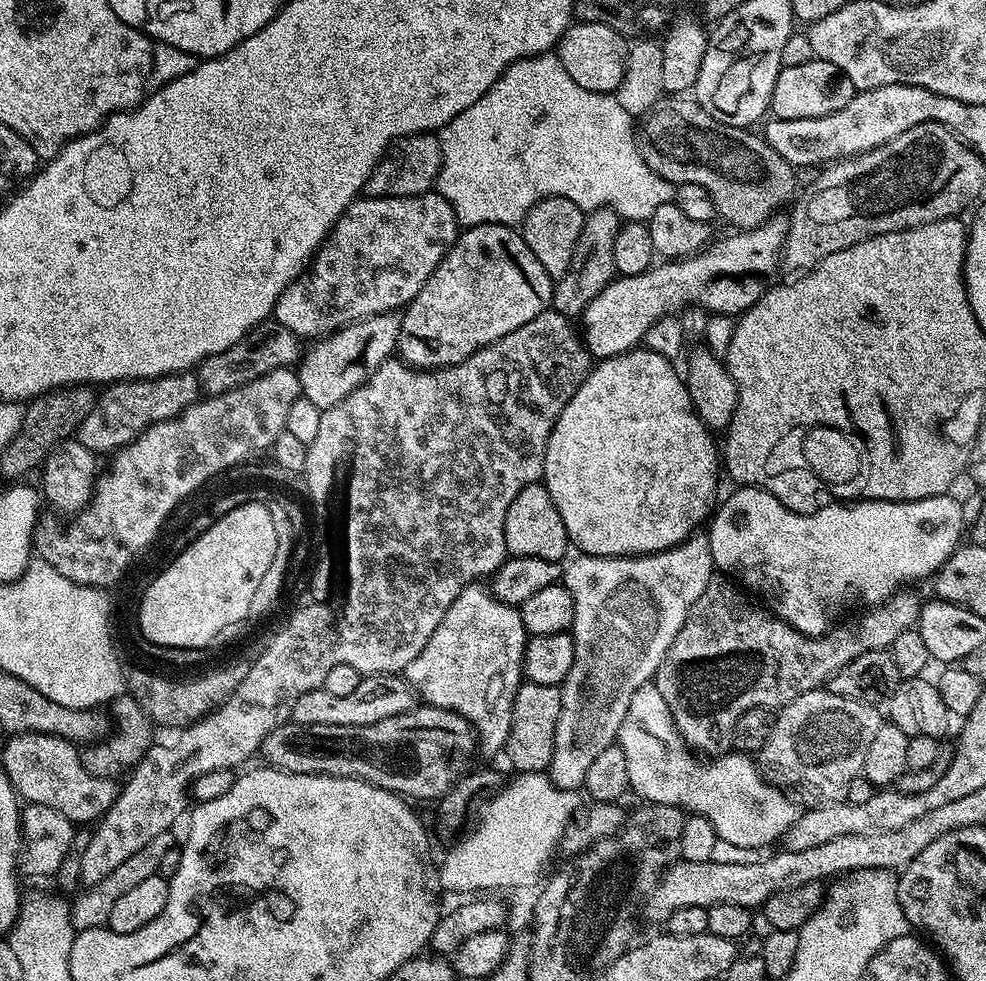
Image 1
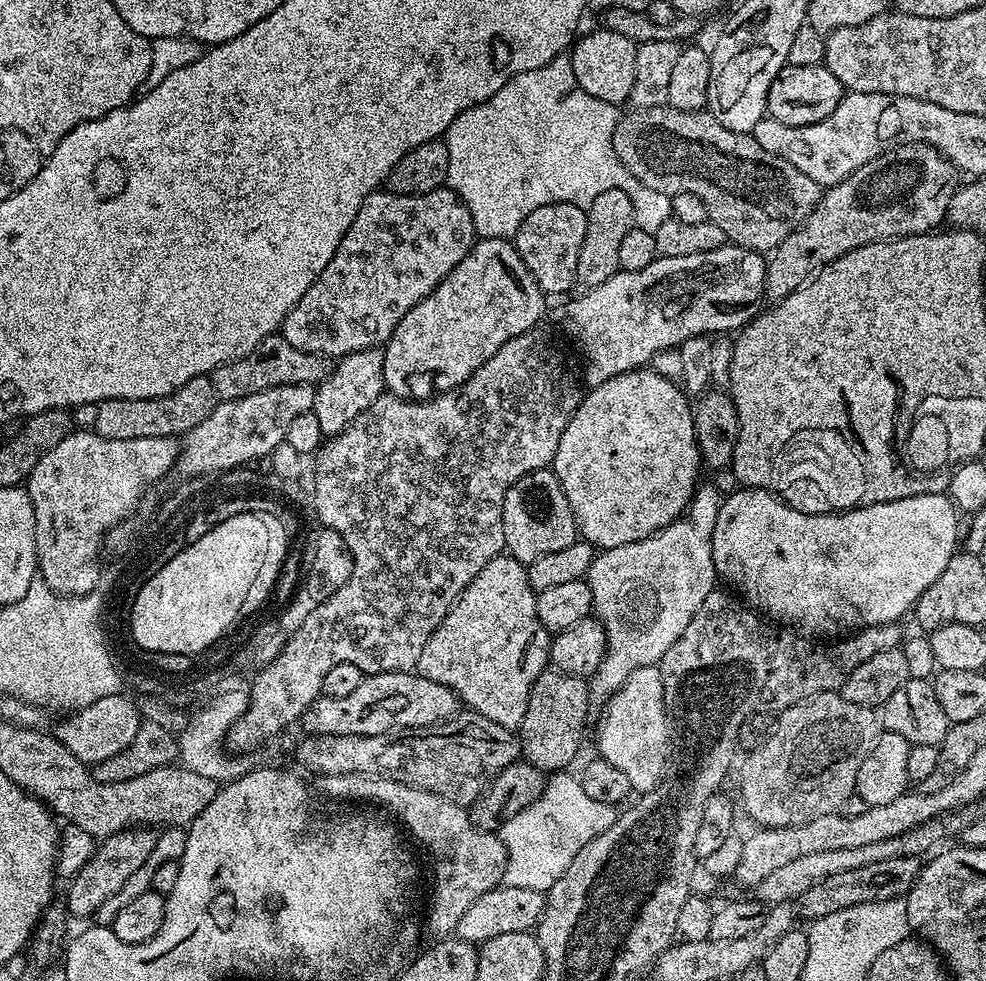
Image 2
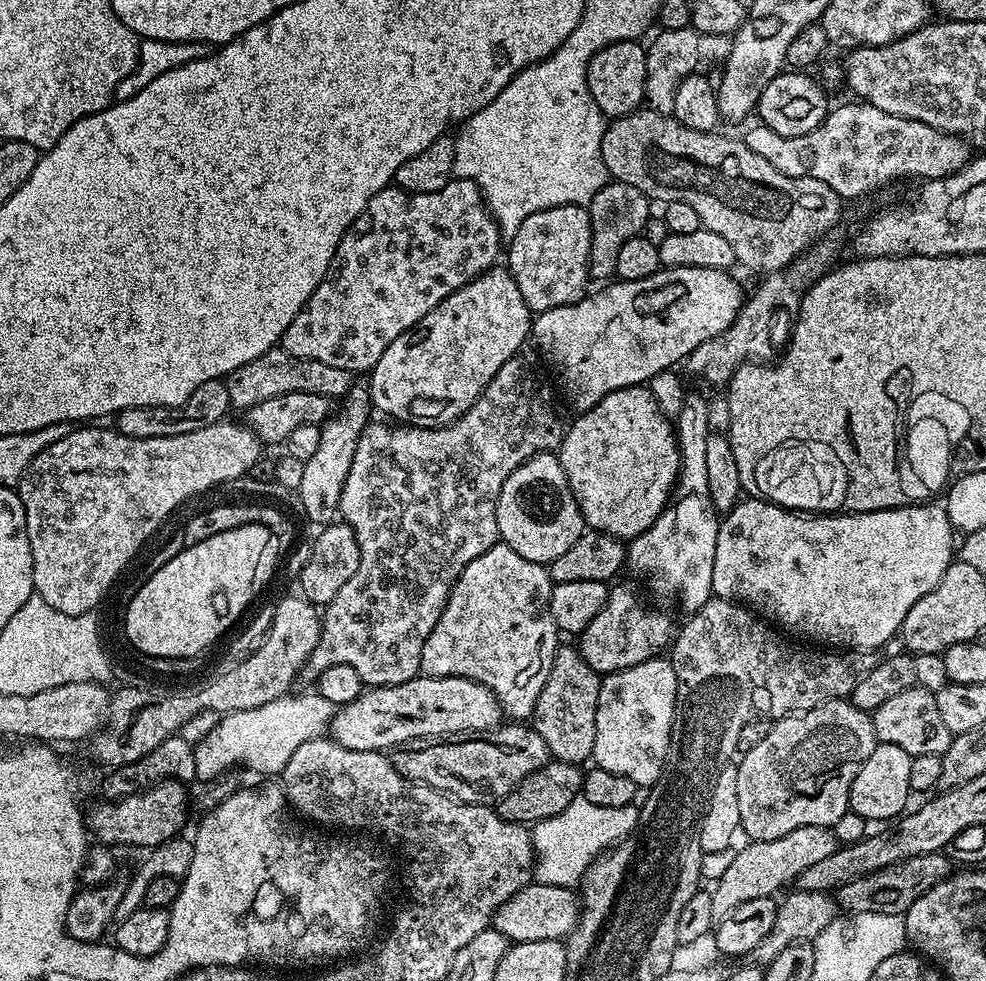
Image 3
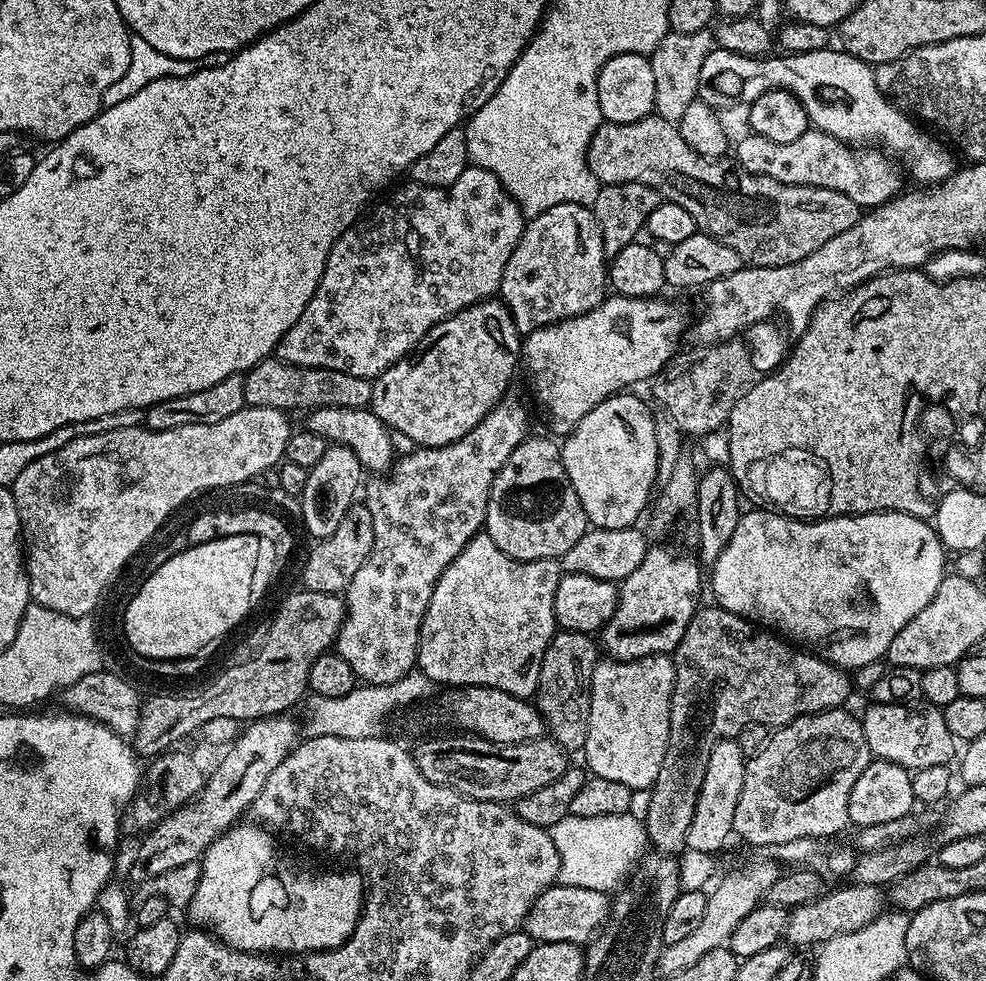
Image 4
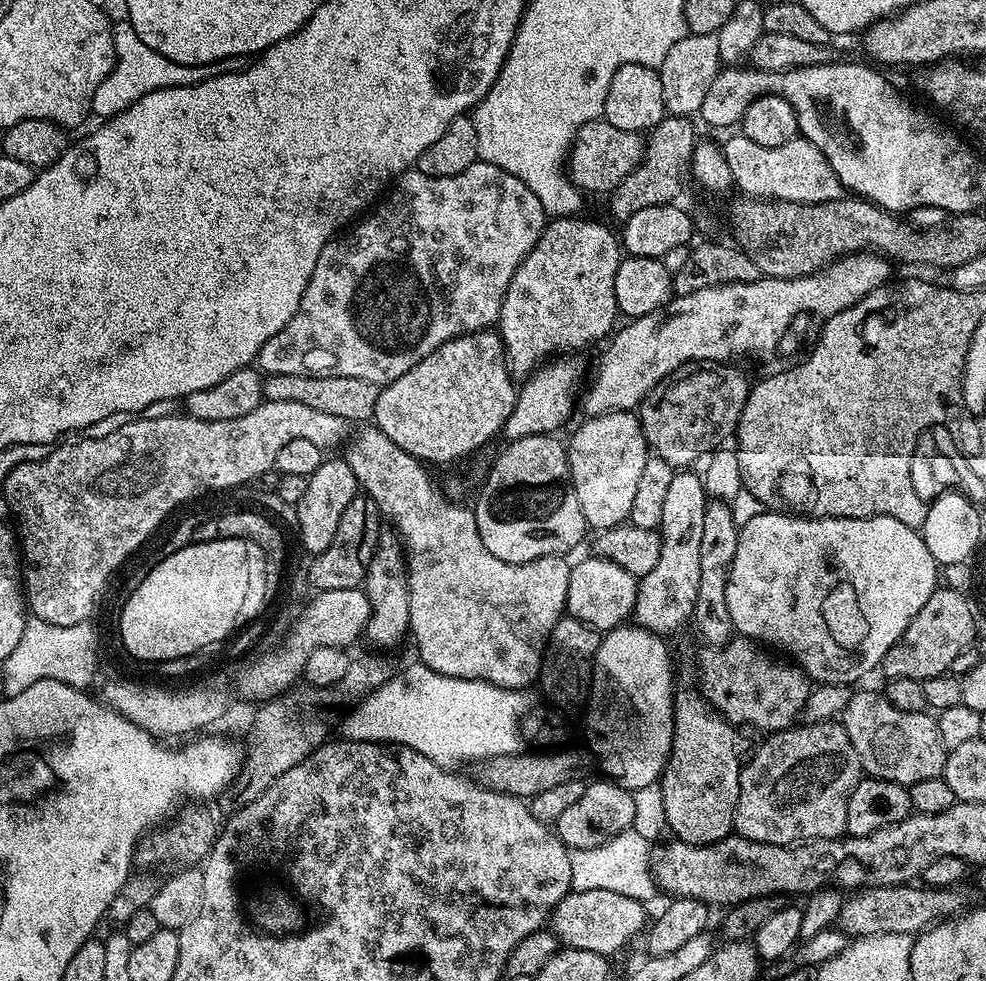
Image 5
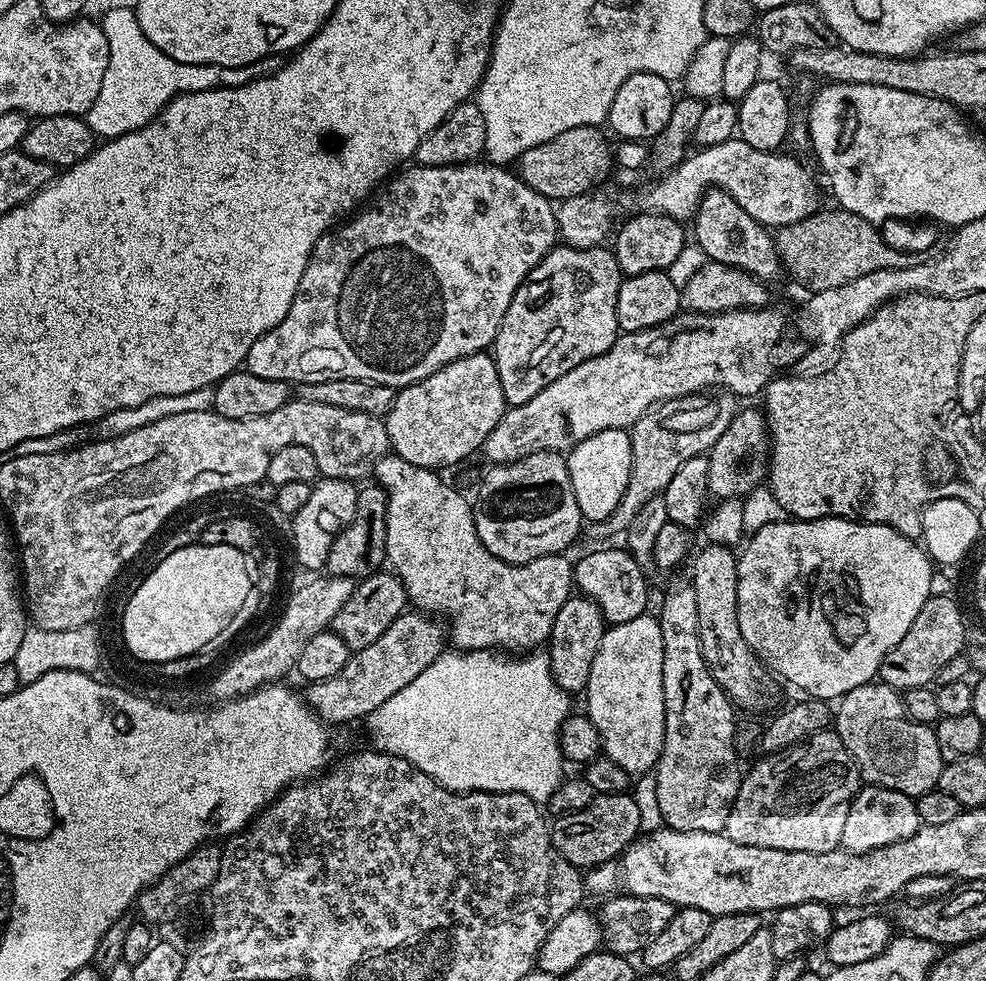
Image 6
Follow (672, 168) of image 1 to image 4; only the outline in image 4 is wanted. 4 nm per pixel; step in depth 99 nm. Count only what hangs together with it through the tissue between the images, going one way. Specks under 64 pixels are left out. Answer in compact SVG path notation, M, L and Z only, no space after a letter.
M655 114L638 122L602 122L588 147L588 166L601 185L638 182L642 186L650 186L664 200L690 210L699 231L707 232L718 242L730 246L730 250L738 253L745 265L758 268L802 262L802 258L814 254L818 246L826 246L826 242L842 234L842 230L850 230L850 226L857 224L862 215L860 207L850 202L846 194L838 194L838 190L778 182L769 176L747 172L735 159L706 158L698 154L698 150L690 148L673 121L663 120Z

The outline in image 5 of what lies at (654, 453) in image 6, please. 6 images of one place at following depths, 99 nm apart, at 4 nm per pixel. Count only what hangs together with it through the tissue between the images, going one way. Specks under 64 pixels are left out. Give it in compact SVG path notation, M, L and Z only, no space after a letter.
M724 362L717 363L715 366L700 366L692 370L697 372L692 372L689 376L677 375L663 386L648 391L648 397L638 406L638 415L642 434L646 438L649 449L655 455L661 456L667 464L673 466L692 466L699 456L707 457L727 441L724 440L727 436L729 439L735 433L742 410L746 406L750 380L732 367L736 366L729 366Z

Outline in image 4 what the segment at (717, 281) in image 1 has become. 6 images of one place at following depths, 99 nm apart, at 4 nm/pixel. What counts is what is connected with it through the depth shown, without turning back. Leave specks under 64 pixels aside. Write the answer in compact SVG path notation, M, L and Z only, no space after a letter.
M609 295L594 310L578 314L569 320L563 320L550 326L527 333L522 340L522 368L528 371L528 380L532 383L532 392L536 400L544 404L548 411L548 424L560 438L574 431L578 422L594 406L606 398L631 389L631 384L640 384L651 376L659 377L681 347L680 339L684 331L689 331L690 320L684 312L668 312L668 308L654 296L618 296Z

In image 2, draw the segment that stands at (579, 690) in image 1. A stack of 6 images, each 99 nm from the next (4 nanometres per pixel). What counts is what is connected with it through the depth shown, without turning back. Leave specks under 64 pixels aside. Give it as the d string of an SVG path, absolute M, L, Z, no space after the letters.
M701 483L692 503L685 508L679 520L667 524L653 536L647 536L638 542L626 542L626 546L605 548L593 555L586 579L592 595L593 613L604 627L608 643L606 654L588 685L588 694L593 705L607 705L613 694L623 688L630 674L634 674L634 670L659 665L666 650L670 650L670 646L678 642L686 626L690 626L690 618L698 614L698 606L702 606L702 602L706 602L708 595L717 587L712 535L721 503L721 493L716 493L715 486Z

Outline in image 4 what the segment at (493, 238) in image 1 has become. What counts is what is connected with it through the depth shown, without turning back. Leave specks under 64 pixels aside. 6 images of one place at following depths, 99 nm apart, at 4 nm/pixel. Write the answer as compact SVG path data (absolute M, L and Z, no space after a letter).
M489 298L486 300L479 300L477 304L471 304L469 308L464 308L460 312L455 312L453 316L448 316L446 319L444 319L442 322L438 322L435 324L429 332L426 333L425 336L423 336L420 340L420 343L416 345L415 348L412 349L411 352L408 353L408 355L403 356L402 359L400 359L398 362L394 362L391 364L388 369L385 370L385 372L380 373L379 376L375 377L375 379L372 380L372 403L370 405L372 413L374 413L375 416L381 422L384 423L384 427L391 430L393 433L401 432L402 435L405 436L408 440L413 440L413 445L419 446L421 448L437 448L438 446L446 446L447 444L454 443L458 438L462 438L466 434L470 434L470 430L474 430L474 426L478 426L478 422L482 422L482 418L486 418L486 414L489 412L490 409L492 409L495 404L504 399L506 393L509 391L508 383L512 380L512 375L515 374L516 368L518 372L518 365L521 363L522 360L522 333L520 333L519 330L516 329L514 326L514 318L510 314L510 310L507 306L505 306L503 300L499 298Z

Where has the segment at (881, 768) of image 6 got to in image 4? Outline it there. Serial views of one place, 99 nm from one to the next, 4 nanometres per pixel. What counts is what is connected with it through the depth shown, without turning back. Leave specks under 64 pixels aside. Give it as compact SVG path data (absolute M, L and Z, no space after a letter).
M927 702L919 706L911 704L877 704L869 703L869 708L862 715L866 742L873 757L898 766L915 770L922 766L951 765L957 759L958 741L946 727L944 710Z

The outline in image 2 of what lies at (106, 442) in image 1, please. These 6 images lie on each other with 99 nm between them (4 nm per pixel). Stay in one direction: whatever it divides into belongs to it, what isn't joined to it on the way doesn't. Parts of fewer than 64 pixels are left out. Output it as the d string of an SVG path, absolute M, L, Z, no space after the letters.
M211 375L199 376L186 382L174 392L162 398L114 398L96 405L98 418L94 431L102 438L183 438L194 426L214 414L218 397Z

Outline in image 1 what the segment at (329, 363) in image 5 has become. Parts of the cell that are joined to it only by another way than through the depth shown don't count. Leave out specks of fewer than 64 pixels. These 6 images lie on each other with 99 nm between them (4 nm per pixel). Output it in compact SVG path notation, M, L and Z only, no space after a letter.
M435 190L424 192L420 196L368 196L367 198L357 198L340 215L338 222L328 232L328 236L312 258L310 270L303 272L278 298L272 316L282 326L286 326L286 330L290 330L296 336L301 338L307 338L307 336L323 338L332 332L337 332L340 328L345 328L347 324L357 324L359 320L365 320L383 312L396 312L403 309L416 297L418 290L422 290L422 286L426 286L426 278L430 278L430 274L434 274L438 262L442 262L442 258L454 246L454 242L461 231L460 223L450 206L450 202L446 202L446 198L442 198L439 192Z

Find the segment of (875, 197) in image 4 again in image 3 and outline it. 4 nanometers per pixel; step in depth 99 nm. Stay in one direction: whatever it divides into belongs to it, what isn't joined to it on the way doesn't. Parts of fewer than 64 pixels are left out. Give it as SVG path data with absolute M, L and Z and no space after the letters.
M852 103L856 104L833 107L817 128L801 136L774 134L765 124L753 123L753 128L743 133L743 142L754 154L766 158L770 166L782 170L782 174L818 178L818 182L826 182L845 201L872 192L895 176L924 176L925 181L930 181L952 176L967 166L970 159L967 140L934 130L926 122L886 114L886 110L878 110L873 104Z

